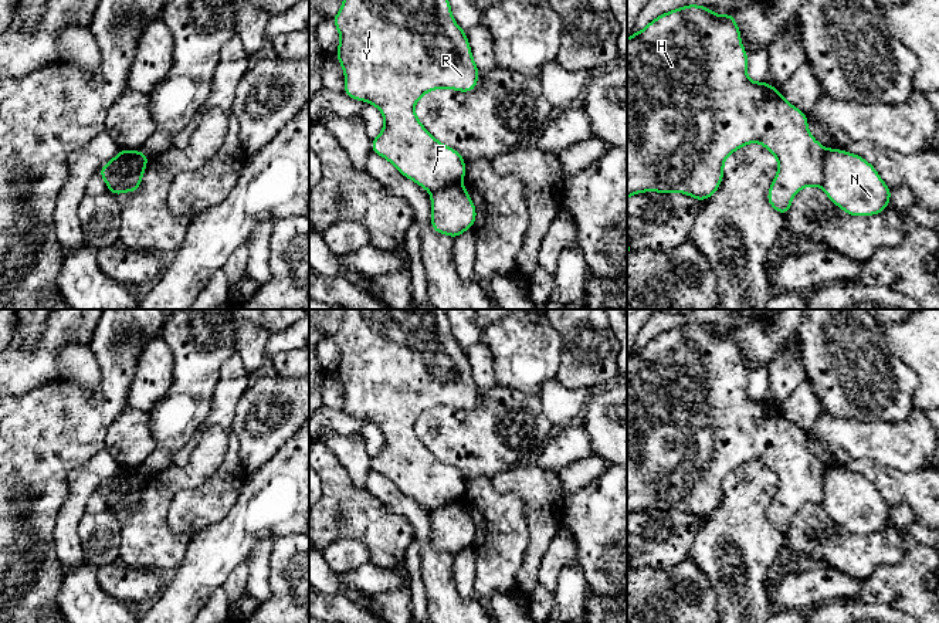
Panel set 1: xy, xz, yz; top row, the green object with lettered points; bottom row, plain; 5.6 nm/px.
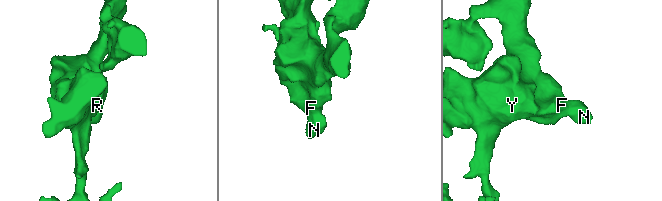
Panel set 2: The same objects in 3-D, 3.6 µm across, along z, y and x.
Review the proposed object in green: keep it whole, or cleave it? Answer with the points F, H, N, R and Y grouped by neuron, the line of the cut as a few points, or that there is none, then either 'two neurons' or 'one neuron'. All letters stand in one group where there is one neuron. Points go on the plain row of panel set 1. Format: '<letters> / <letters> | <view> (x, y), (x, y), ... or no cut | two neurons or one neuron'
F H R Y / N | yz (827, 467), (820, 504) | two neurons

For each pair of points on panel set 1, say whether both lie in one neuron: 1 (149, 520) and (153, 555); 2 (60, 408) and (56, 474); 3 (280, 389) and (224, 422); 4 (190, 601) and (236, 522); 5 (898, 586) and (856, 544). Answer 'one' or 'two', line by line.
1: one
2: one
3: two
4: one
5: two

